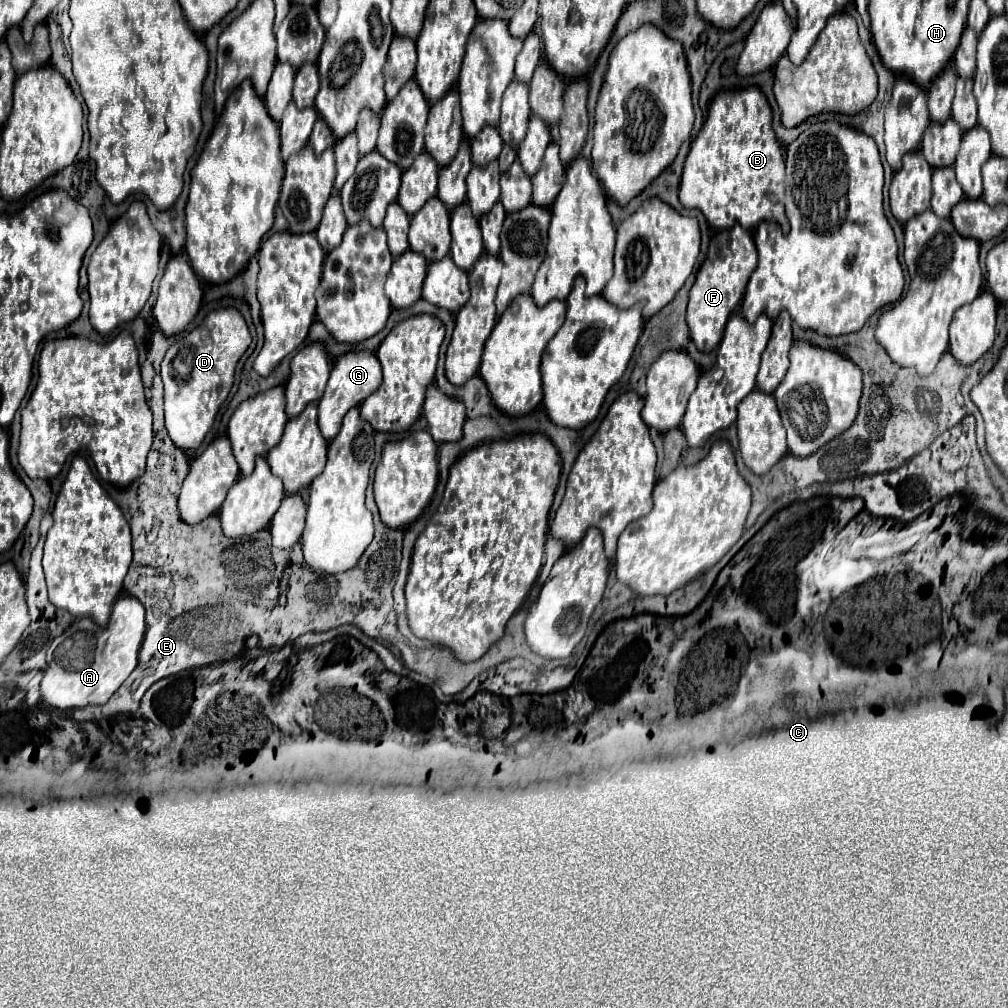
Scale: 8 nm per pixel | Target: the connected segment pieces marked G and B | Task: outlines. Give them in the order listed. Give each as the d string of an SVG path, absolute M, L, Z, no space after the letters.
M351 351L341 355L333 369L331 369L331 377L327 383L327 389L319 401L319 429L323 433L323 437L327 441L331 441L341 427L341 419L345 417L345 413L355 407L361 405L365 401L365 397L369 397L381 383L381 365L375 353L371 351Z
M747 87L741 91L721 91L709 105L707 119L691 143L689 155L685 159L679 201L687 209L699 209L715 229L731 229L739 223L743 229L755 229L761 221L781 223L783 231L789 231L785 217L785 157L783 149L771 127L771 107L765 95L757 87Z

